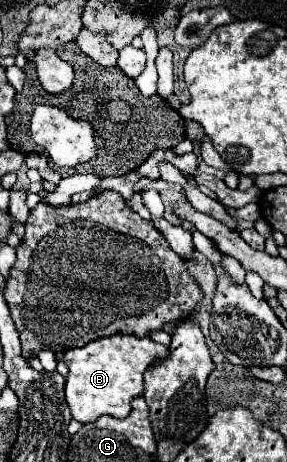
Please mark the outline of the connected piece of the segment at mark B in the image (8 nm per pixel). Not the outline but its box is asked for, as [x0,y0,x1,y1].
[63,334,169,424]

